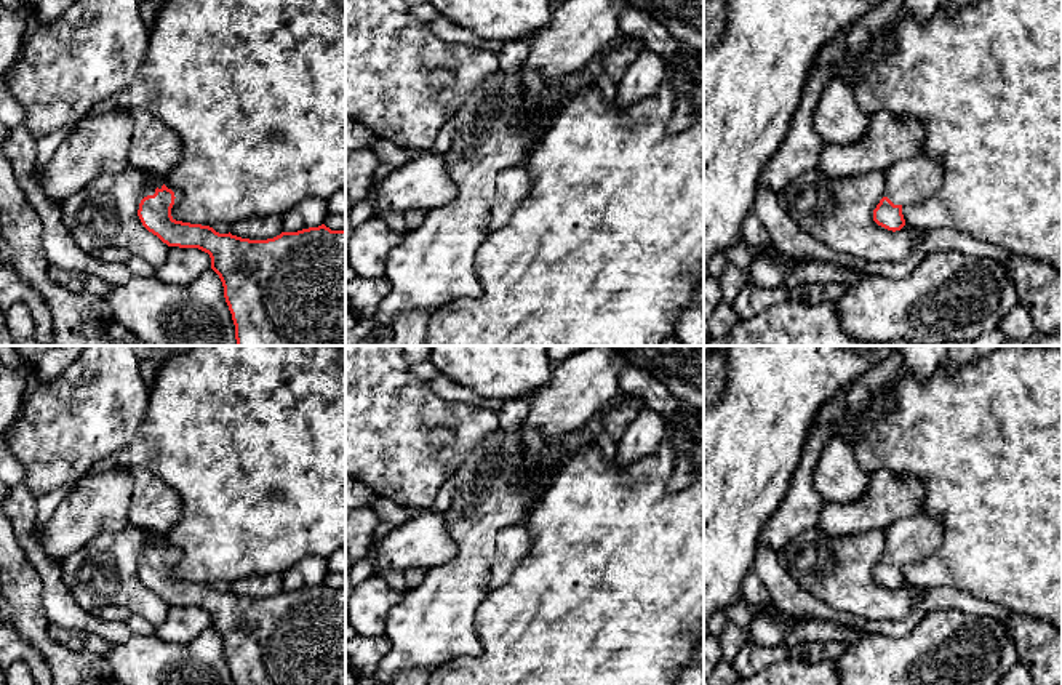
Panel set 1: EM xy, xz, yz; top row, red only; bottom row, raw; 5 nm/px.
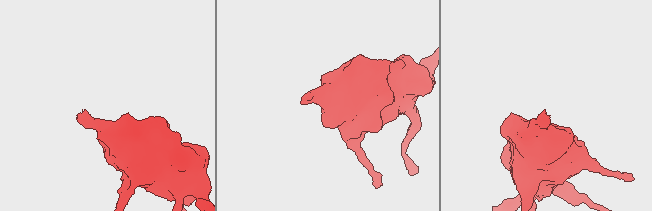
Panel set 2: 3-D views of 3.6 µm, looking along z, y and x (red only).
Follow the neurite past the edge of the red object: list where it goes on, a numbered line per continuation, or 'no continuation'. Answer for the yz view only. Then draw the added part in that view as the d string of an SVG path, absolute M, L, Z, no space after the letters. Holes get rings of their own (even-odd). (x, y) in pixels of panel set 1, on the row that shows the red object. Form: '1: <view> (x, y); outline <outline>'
1: yz (910, 181); outline M918 155L900 160L888 170L888 197L894 205L924 202L942 182L942 165L936 158Z

